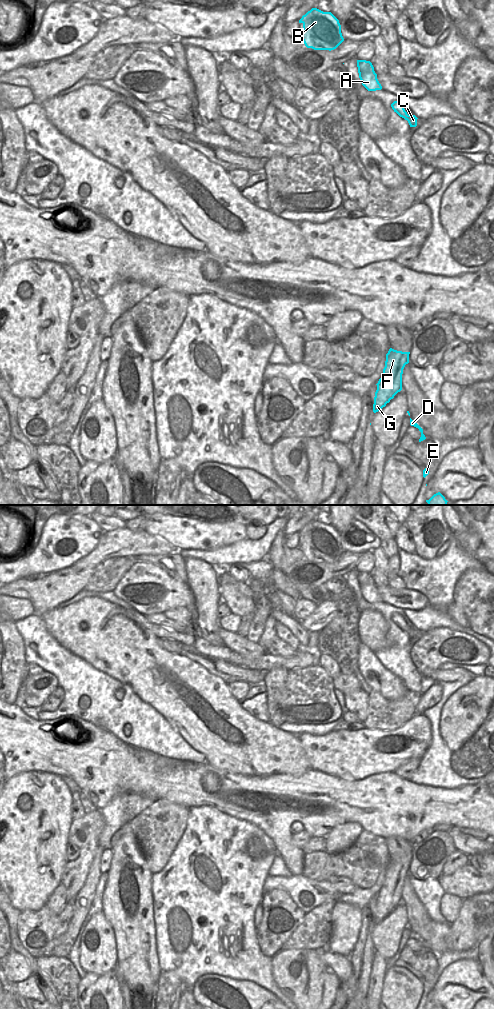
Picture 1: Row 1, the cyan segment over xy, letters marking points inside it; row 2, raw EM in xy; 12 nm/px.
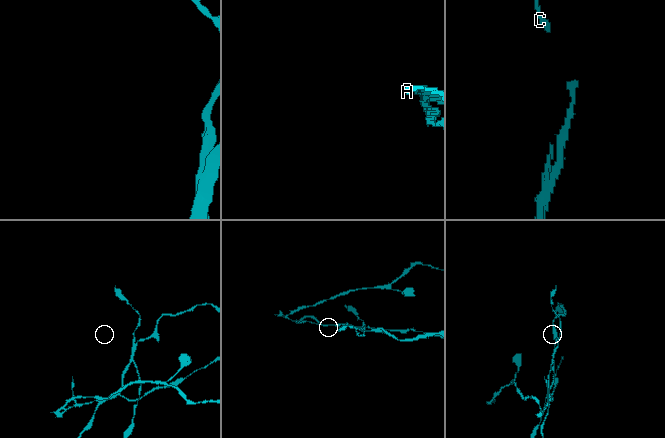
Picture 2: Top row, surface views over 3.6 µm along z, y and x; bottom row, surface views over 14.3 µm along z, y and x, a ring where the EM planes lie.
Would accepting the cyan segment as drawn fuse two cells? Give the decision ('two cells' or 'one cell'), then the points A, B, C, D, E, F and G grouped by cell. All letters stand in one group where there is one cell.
two cells; groups A B C D E / F G

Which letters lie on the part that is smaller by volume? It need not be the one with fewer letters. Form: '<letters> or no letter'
A, B, C, D, E

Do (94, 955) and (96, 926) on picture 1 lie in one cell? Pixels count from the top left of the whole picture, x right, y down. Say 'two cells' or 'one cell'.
one cell

